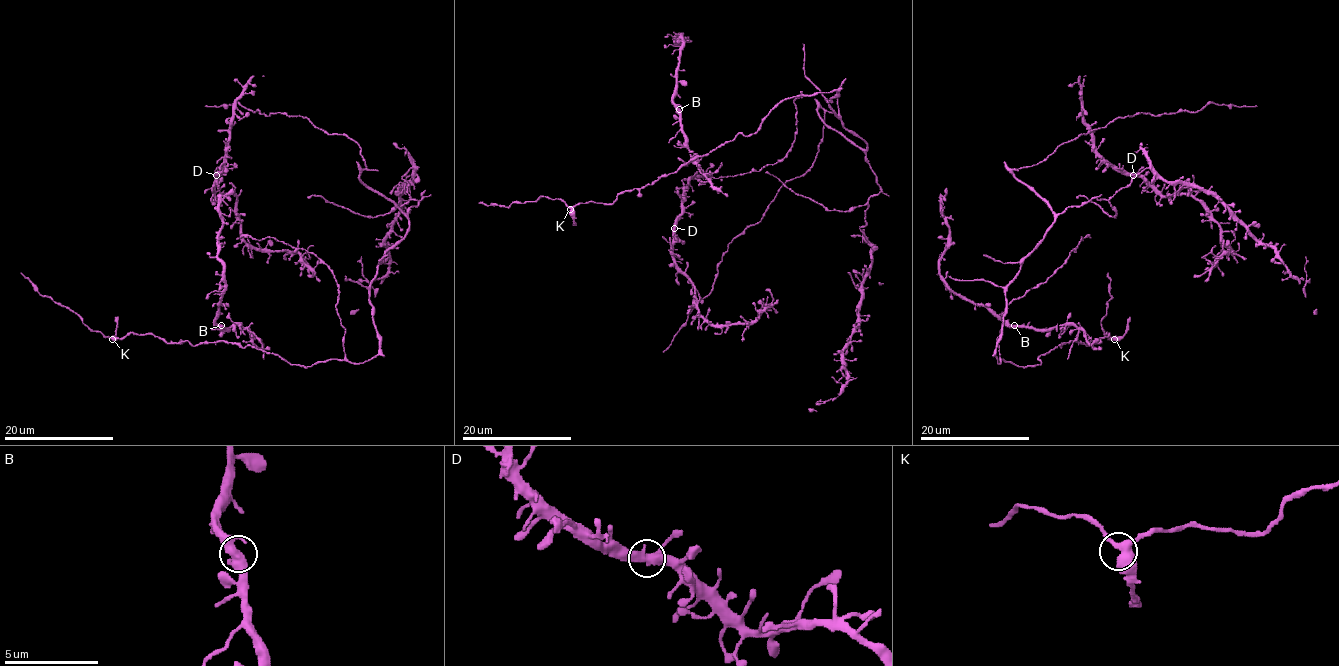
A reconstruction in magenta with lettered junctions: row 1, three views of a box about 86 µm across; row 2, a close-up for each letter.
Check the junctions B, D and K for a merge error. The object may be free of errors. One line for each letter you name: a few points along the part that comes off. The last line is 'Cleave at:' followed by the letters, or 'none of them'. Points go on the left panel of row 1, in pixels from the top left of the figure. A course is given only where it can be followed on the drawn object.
Cleave at: none of them

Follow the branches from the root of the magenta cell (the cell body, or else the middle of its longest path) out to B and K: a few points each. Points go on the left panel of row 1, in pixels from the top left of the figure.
B: (397, 208), (409, 230), (370, 287), (374, 357), (292, 365), (243, 347), (232, 325), (221, 325)
K: (397, 208), (409, 230), (370, 287), (379, 350), (367, 361), (300, 366), (222, 340), (112, 339)

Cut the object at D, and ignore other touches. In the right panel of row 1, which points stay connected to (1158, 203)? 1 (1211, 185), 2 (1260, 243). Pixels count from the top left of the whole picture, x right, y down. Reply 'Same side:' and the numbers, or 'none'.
Same side: none

